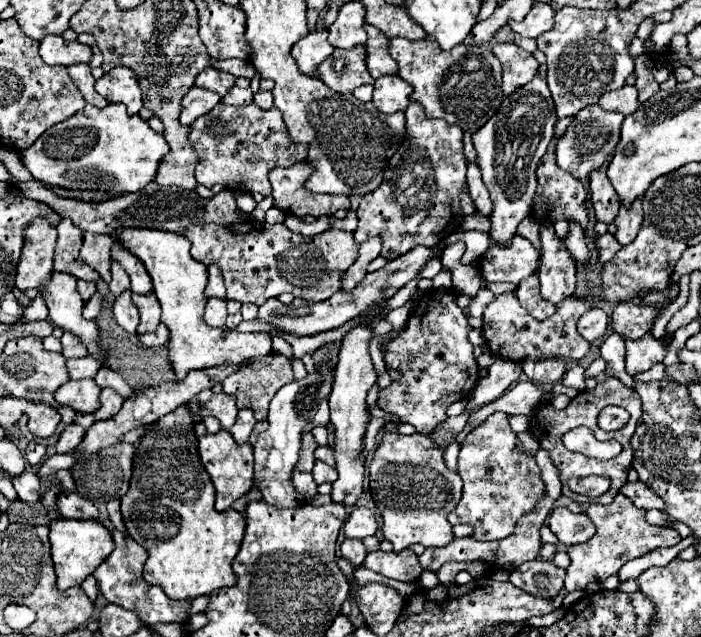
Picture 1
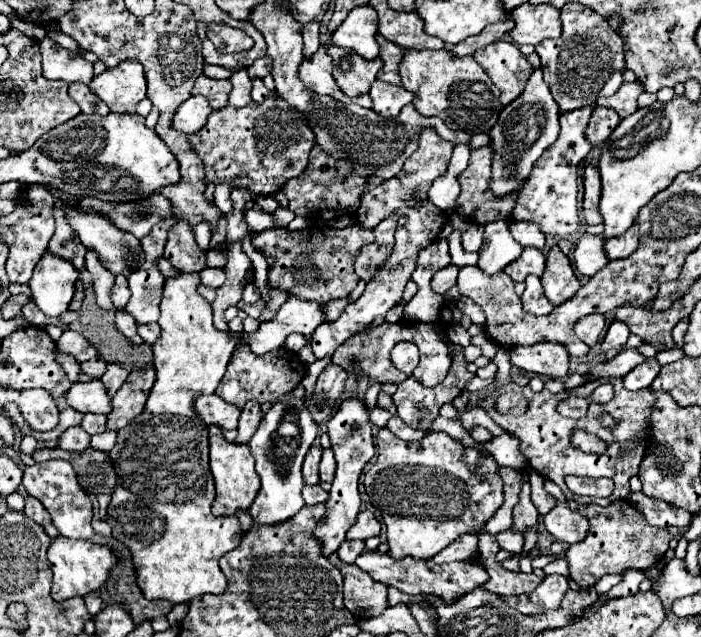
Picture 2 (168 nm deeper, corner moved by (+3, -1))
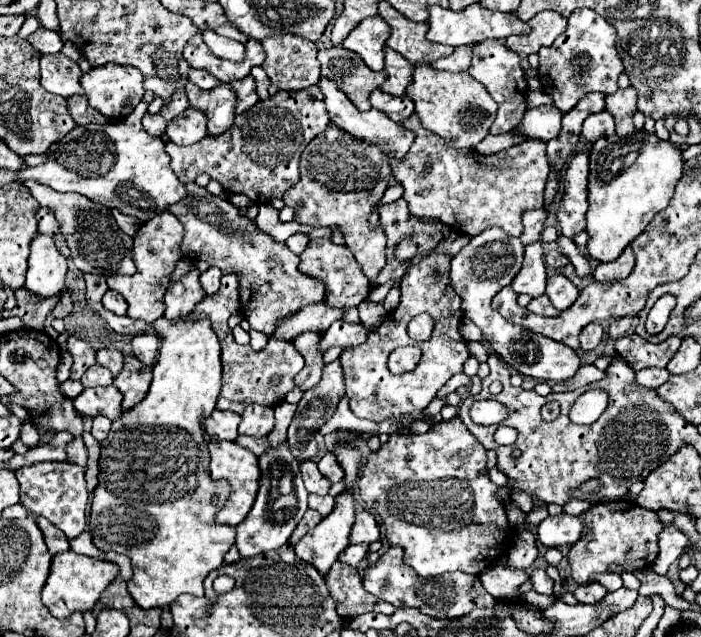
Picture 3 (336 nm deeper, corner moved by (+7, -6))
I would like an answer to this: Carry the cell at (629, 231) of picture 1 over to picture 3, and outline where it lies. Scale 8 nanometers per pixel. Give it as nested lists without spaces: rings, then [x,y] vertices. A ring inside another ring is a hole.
[[[627,245],[625,251],[621,253],[621,257],[617,257],[617,261],[599,263],[593,271],[593,277],[595,277],[595,281],[617,281],[617,279],[627,277],[631,273],[633,265],[635,265],[635,257],[631,251],[631,245]]]

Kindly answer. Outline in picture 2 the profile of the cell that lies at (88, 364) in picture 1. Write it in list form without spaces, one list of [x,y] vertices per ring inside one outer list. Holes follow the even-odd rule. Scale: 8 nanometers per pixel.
[[[93,358],[93,360],[87,360],[81,364],[81,372],[85,372],[89,378],[101,378],[107,370],[107,364],[103,358]]]

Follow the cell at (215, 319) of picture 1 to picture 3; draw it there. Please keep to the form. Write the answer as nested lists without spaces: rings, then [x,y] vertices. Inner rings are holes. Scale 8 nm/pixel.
[[[191,267],[191,271],[181,277],[179,281],[171,283],[165,293],[165,317],[167,319],[181,319],[193,311],[197,301],[205,297],[205,291],[199,283],[199,271],[197,267]]]

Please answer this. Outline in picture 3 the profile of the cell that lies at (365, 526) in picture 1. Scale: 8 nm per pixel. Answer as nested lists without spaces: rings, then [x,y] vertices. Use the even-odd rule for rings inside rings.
[[[359,511],[355,515],[355,525],[349,535],[349,543],[373,543],[379,541],[381,533],[375,517],[369,511]]]

